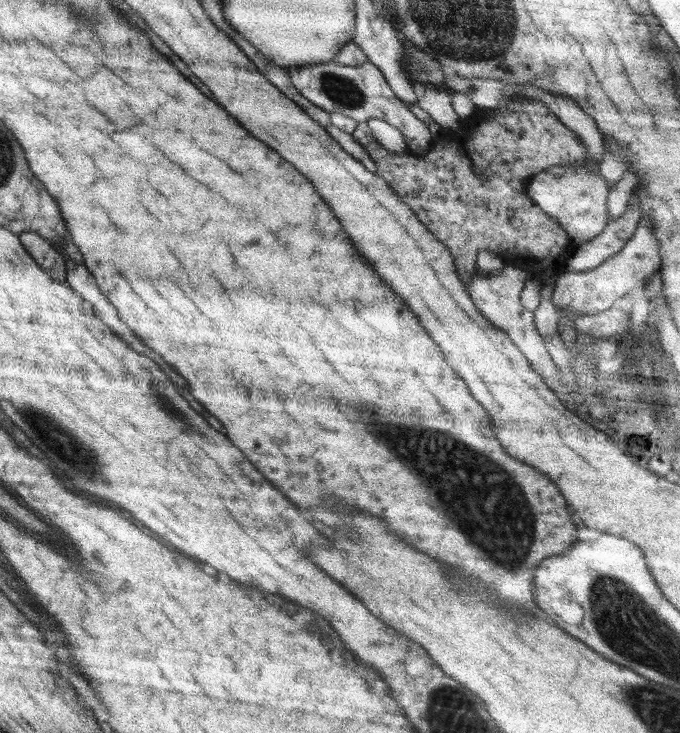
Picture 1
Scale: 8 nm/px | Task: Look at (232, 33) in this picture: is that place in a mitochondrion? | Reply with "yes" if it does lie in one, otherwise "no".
no

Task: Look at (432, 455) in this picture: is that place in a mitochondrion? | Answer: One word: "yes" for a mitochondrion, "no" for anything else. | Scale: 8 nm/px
yes

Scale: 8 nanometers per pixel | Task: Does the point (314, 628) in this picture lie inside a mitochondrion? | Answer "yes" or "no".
yes

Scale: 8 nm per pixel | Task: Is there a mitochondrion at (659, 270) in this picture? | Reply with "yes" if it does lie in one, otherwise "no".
no

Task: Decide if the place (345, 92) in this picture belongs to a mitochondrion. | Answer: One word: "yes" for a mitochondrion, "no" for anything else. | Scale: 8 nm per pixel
yes

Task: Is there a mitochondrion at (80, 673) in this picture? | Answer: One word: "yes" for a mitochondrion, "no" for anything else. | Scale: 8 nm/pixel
no

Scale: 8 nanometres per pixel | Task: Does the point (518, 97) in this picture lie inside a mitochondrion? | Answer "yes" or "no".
no

